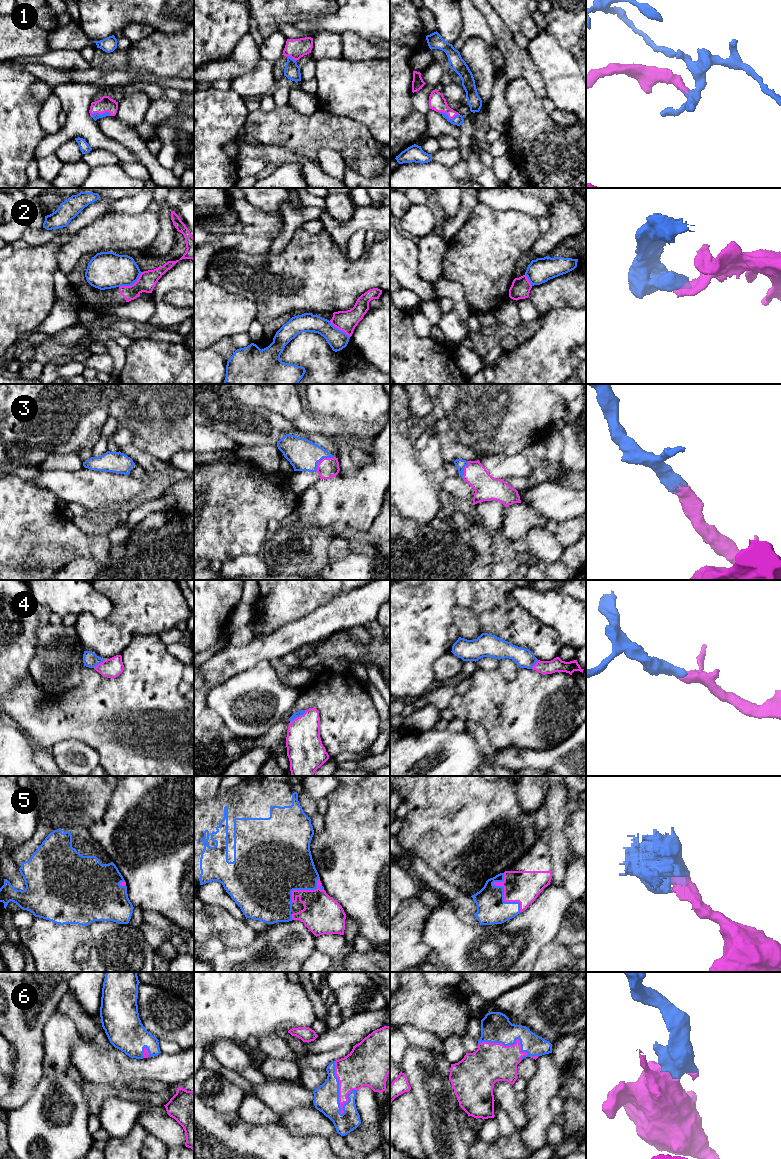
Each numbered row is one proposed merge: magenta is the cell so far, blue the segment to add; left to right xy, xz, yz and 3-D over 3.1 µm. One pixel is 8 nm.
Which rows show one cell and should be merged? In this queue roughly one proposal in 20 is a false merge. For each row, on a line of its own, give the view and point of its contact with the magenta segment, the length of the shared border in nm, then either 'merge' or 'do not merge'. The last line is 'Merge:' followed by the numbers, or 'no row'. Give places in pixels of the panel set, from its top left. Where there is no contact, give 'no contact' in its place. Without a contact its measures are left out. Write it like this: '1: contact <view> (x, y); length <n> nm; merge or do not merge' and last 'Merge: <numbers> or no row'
1: contact yz (449, 117); length 170 nm; merge
2: contact xy (131, 285); length 220 nm; do not merge
3: contact xz (322, 459); length 200 nm; merge
4: contact xz (298, 717); length 170 nm; merge
5: contact yz (504, 892); length 340 nm; merge
6: contact xz (339, 1088); length 440 nm; merge
Merge: 1, 3, 4, 5, 6

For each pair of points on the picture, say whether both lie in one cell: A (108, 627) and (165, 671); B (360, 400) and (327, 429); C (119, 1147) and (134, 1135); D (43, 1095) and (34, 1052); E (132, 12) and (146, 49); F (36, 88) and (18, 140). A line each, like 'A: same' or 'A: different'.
A: different
B: different
C: same
D: different
E: different
F: different

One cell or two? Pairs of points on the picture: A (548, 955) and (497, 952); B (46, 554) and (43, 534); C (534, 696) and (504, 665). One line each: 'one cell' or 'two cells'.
A: two cells
B: two cells
C: two cells

